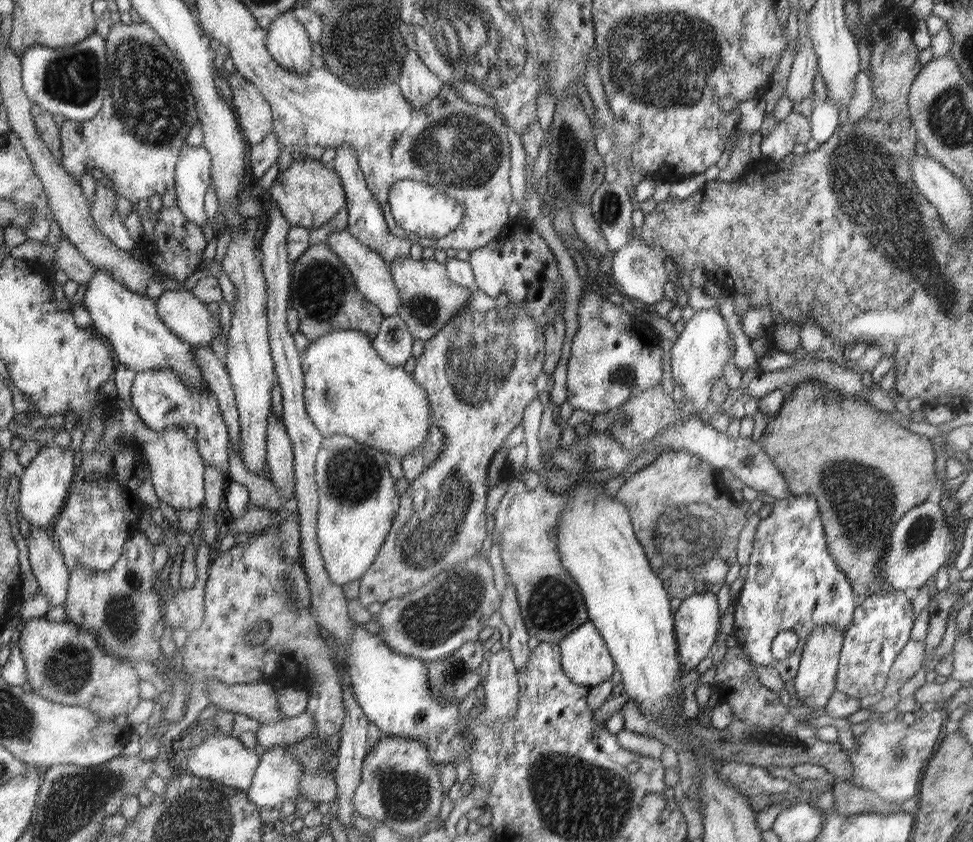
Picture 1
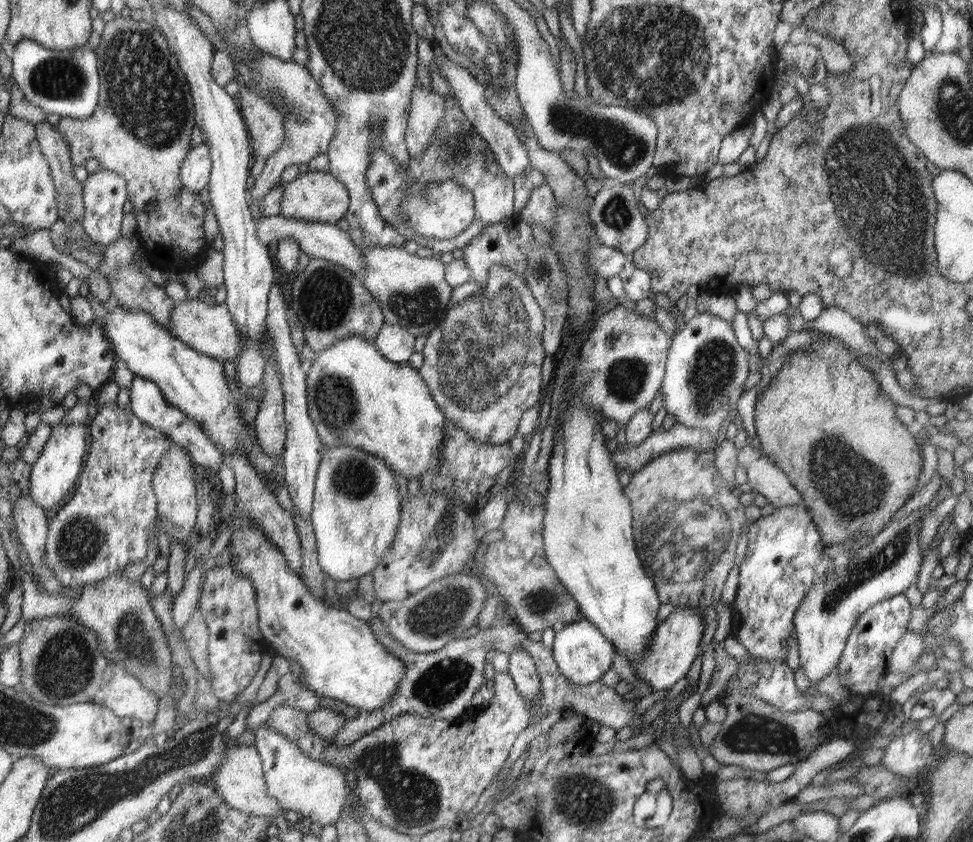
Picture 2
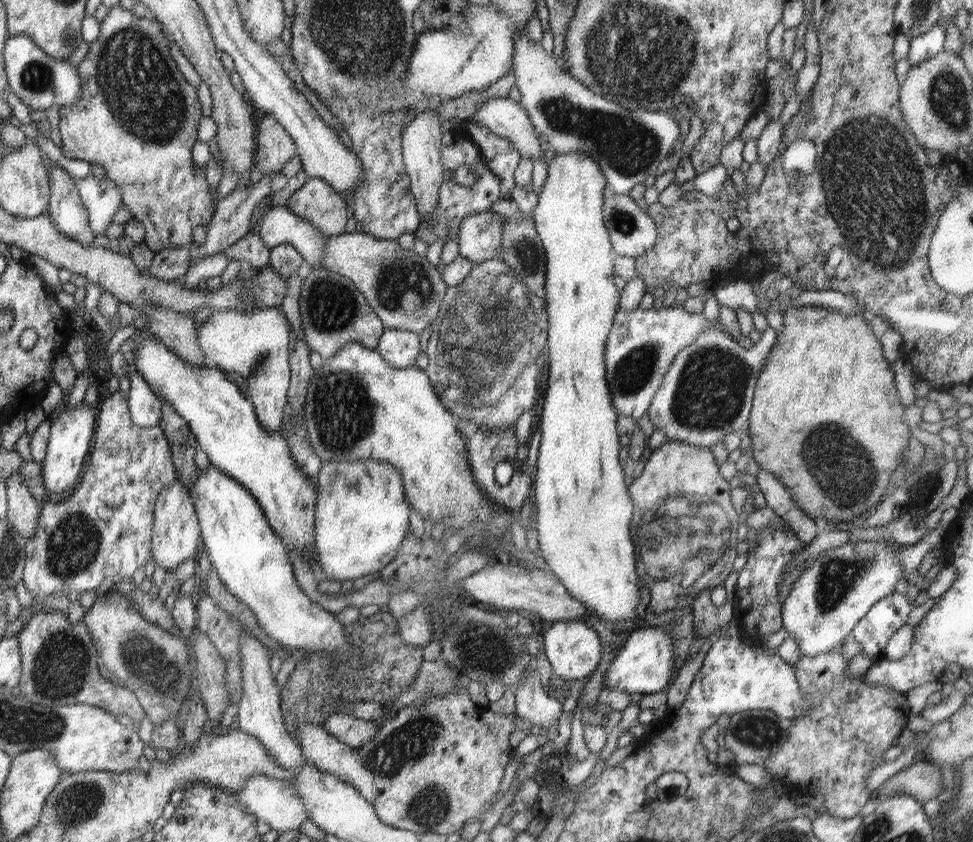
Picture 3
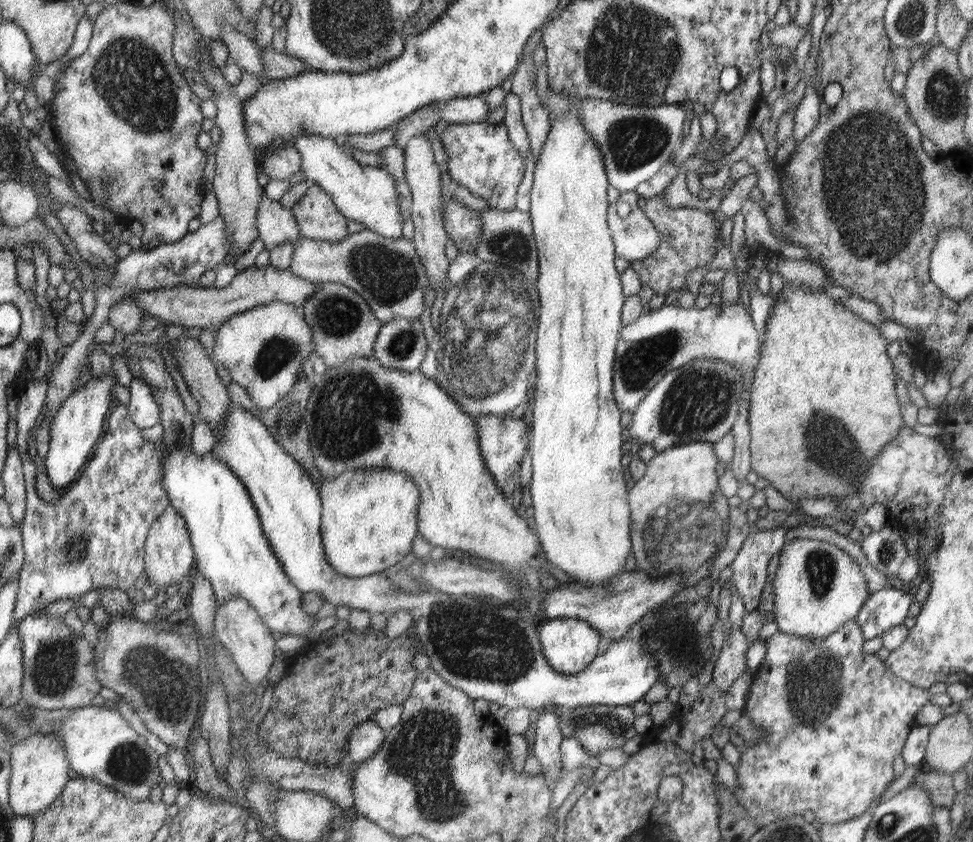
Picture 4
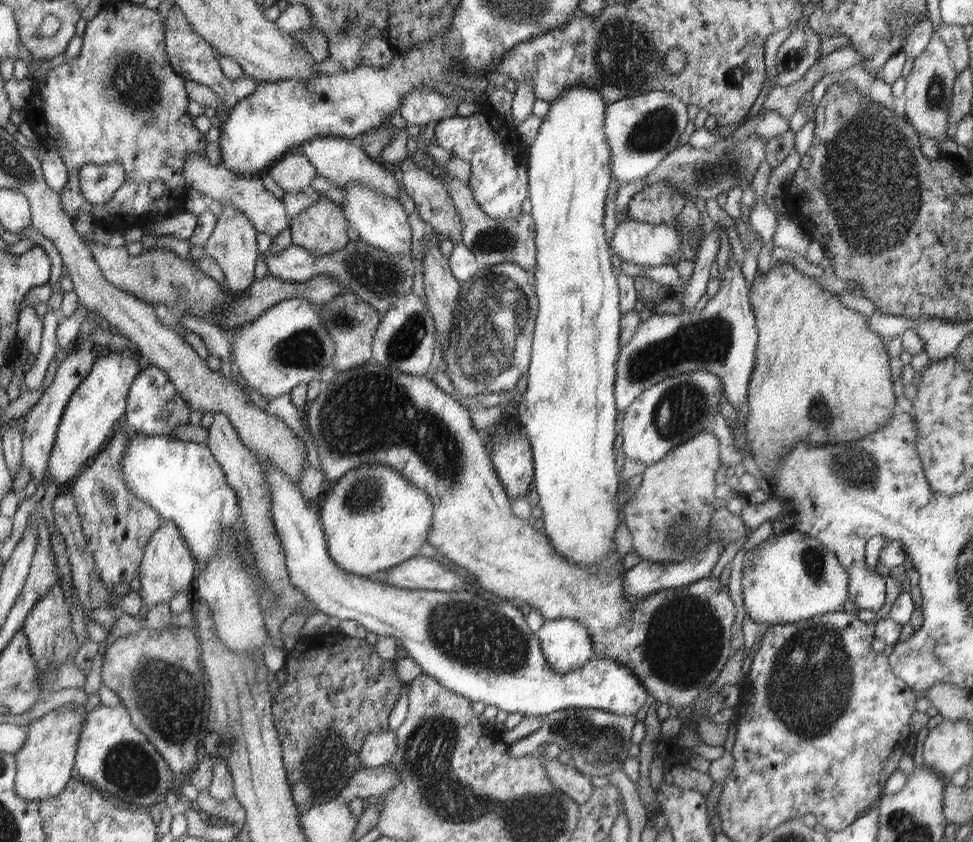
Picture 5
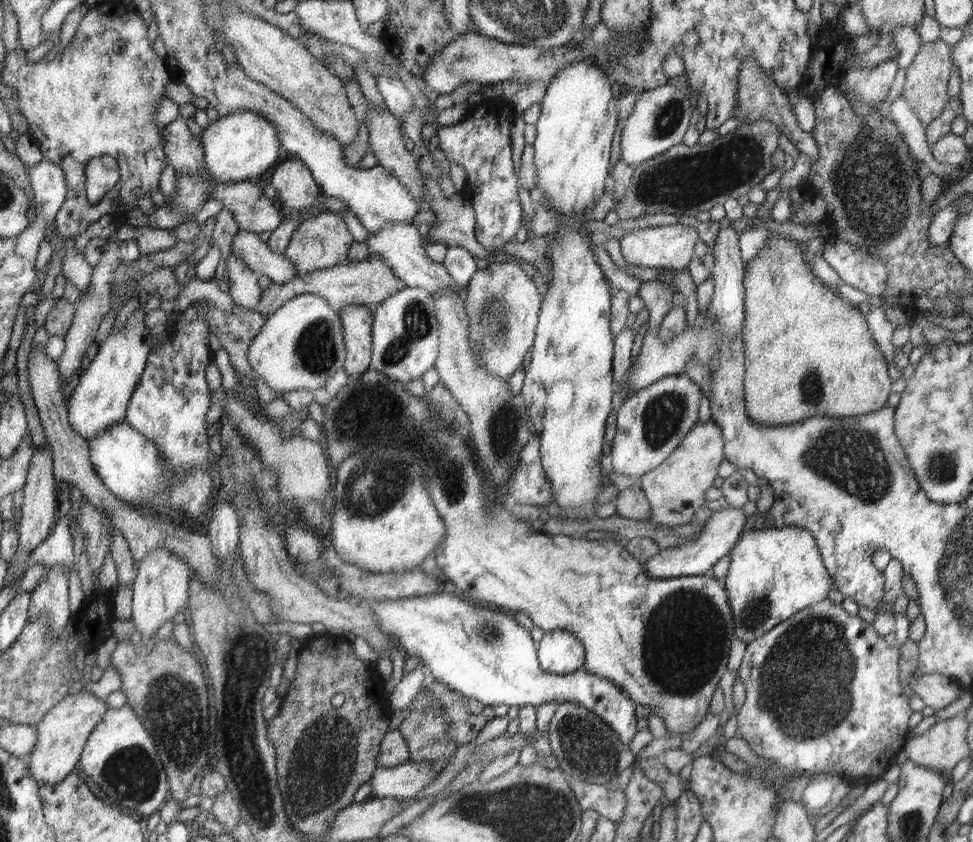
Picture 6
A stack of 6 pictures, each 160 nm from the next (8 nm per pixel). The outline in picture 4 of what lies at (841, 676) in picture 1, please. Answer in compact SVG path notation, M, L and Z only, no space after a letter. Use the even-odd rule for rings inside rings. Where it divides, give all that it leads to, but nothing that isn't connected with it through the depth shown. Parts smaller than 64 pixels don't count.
M882 588L867 598L856 620L865 640L881 637L886 631L904 624L913 596L902 590Z

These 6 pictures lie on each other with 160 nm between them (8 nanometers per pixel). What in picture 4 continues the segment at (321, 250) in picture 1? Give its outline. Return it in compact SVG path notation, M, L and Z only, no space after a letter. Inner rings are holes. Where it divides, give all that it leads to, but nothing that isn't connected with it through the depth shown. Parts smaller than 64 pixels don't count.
M338 282L317 283L317 291L300 307L309 323L319 357L334 368L355 356L373 356L373 346L383 323L361 294Z

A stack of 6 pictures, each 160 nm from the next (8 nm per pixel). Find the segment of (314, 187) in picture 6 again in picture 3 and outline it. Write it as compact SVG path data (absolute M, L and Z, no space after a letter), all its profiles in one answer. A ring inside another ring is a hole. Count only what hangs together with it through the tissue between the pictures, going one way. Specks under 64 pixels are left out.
M271 115L258 122L254 165L262 173L282 172L284 164L296 155L296 145L288 132Z

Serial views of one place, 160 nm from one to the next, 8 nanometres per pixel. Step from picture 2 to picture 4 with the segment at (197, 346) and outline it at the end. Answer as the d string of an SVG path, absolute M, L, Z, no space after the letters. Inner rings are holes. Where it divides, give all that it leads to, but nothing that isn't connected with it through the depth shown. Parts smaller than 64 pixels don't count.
M273 302L235 314L216 331L213 347L216 363L229 370L232 382L238 383L252 402L268 410L294 389L300 366L314 352L309 323L295 305Z

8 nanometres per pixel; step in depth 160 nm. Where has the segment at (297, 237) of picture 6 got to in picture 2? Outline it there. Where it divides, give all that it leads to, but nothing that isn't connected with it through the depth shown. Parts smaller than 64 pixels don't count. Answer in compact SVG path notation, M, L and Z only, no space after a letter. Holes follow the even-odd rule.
M309 170L297 175L294 182L283 183L281 212L286 218L297 218L308 222L338 224L348 208L348 188L330 172Z

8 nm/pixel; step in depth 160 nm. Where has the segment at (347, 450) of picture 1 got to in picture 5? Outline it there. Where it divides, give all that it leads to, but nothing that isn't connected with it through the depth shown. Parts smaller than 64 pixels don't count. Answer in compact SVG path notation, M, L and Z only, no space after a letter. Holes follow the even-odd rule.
M366 463L328 486L318 513L334 562L350 574L370 578L400 566L420 552L432 529L434 507L426 491L414 486L394 467Z

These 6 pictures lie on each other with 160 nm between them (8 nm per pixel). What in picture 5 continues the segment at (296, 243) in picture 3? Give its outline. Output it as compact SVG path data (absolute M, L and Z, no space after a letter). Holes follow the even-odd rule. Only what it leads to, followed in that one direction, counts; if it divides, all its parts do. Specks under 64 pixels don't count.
M205 151L187 156L183 175L184 183L186 183L188 189L196 190L221 205L230 205L232 208L239 210L249 218L258 232L265 232L271 237L277 237L289 228L289 218L283 200L275 198L272 193L264 188L263 177L237 175L228 170L224 163L212 165L206 157Z

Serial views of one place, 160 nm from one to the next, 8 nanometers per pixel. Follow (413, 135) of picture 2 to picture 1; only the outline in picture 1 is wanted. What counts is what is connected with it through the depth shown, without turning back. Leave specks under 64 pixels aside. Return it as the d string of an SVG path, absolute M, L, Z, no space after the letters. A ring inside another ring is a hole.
M406 46L406 58L398 76L398 87L414 109L422 109L430 100L436 98L444 86L442 80L424 65L417 52L409 51Z

